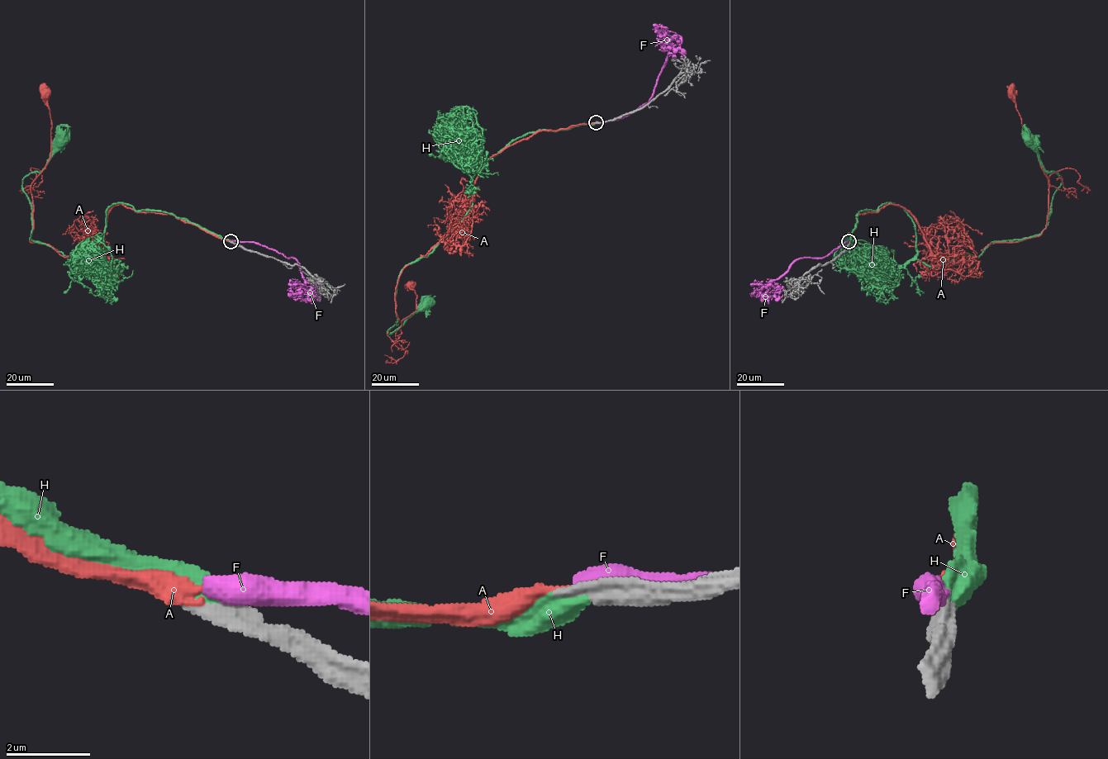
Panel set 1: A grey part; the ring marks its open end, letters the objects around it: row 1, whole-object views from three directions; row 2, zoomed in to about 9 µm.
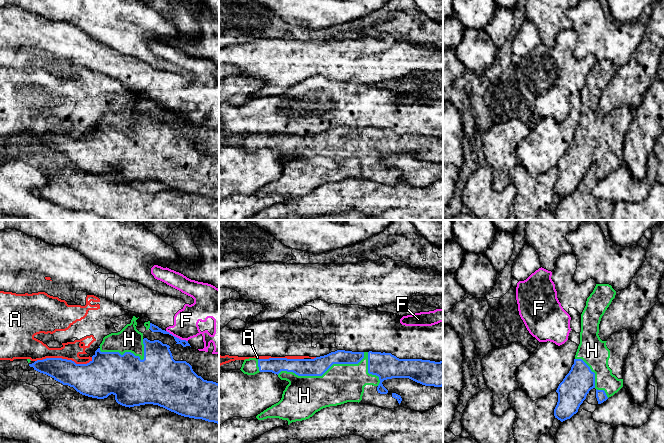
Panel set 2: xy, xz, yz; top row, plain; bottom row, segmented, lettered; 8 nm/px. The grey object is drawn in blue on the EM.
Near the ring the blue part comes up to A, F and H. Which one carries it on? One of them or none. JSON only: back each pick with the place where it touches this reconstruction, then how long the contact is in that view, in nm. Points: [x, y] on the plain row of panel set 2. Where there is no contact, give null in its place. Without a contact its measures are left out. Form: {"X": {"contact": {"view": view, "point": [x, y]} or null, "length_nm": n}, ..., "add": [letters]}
{"H": {"contact": {"view": "xz", "point": [322, 150]}, "length_nm": 750}, "add": ["H"]}

